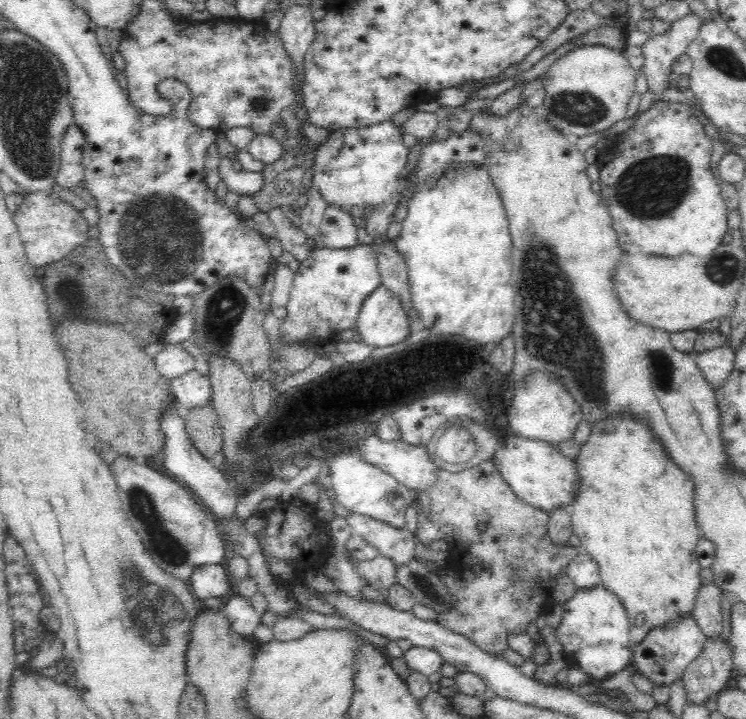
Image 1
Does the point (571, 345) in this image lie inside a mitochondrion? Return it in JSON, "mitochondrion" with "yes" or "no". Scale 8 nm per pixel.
{"mitochondrion":"yes"}

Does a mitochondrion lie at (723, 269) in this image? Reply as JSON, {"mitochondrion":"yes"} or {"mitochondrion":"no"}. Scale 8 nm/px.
{"mitochondrion":"yes"}

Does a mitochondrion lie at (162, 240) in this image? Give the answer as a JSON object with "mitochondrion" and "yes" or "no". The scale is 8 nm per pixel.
{"mitochondrion":"yes"}

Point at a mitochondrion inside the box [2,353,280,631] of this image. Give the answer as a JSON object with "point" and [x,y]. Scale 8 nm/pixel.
{"point":[161,541]}

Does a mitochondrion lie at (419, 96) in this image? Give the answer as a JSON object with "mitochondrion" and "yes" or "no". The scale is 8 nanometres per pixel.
{"mitochondrion":"no"}

